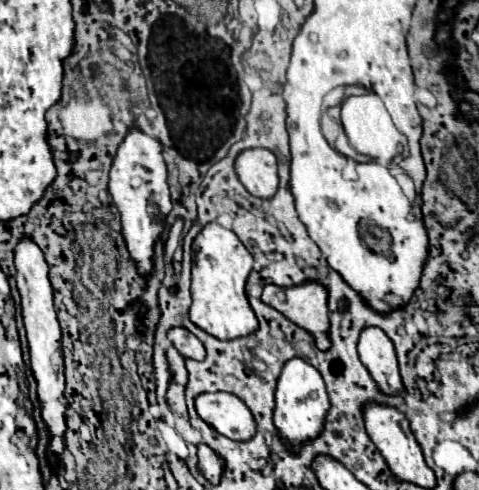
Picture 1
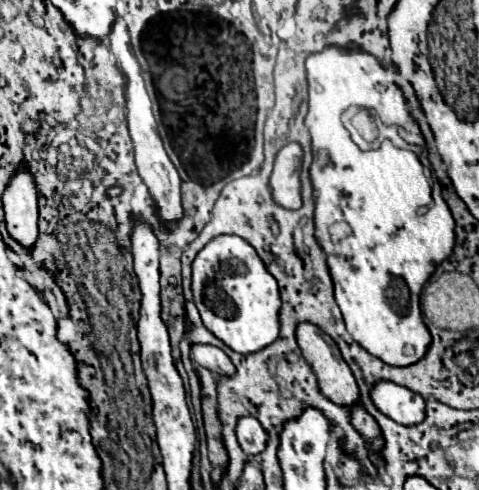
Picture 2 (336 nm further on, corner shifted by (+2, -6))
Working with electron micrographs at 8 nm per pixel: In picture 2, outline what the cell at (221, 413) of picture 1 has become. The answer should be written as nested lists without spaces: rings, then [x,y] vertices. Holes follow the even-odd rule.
[[[240,416],[238,418],[236,436],[238,436],[240,448],[248,456],[254,456],[254,454],[258,454],[258,452],[262,452],[266,448],[268,434],[264,432],[264,428],[260,426],[260,422],[254,416]]]

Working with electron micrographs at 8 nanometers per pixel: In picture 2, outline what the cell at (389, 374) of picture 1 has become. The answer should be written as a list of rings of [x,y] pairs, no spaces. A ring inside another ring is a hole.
[[[378,380],[370,390],[370,398],[384,416],[398,424],[418,424],[424,420],[424,398],[404,386]]]

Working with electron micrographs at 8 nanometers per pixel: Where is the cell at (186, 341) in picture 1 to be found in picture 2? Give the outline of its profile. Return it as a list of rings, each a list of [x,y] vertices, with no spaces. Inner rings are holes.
[[[194,344],[190,350],[190,360],[220,376],[234,374],[234,364],[230,362],[230,358],[220,348],[210,344]]]

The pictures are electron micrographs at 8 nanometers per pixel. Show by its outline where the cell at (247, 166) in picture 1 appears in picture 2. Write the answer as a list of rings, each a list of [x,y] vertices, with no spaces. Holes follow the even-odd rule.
[[[292,142],[284,146],[274,160],[274,170],[270,176],[272,200],[282,208],[300,208],[300,166],[302,166],[302,148]]]

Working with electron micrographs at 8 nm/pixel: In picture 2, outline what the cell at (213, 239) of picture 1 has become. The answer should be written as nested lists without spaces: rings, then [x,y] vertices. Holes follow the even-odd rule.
[[[216,236],[198,252],[192,262],[192,294],[204,326],[234,352],[250,354],[278,338],[278,284],[256,250],[240,236]]]

